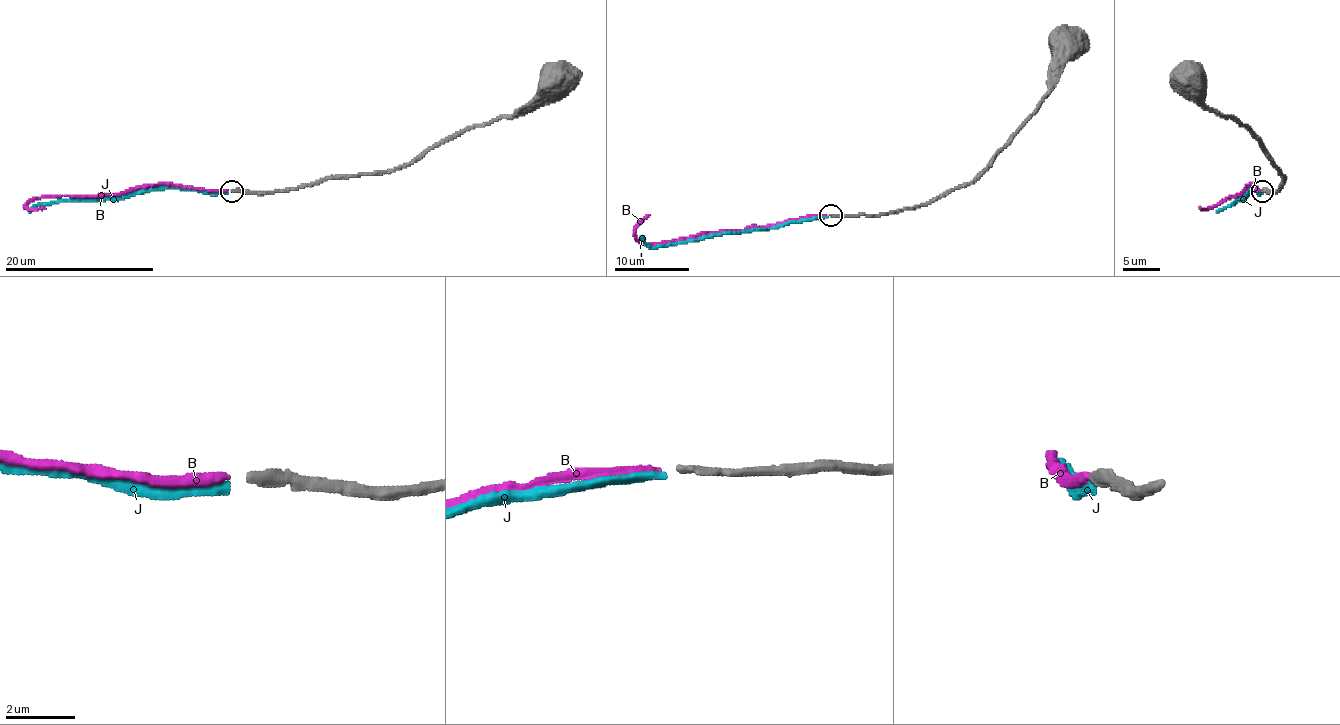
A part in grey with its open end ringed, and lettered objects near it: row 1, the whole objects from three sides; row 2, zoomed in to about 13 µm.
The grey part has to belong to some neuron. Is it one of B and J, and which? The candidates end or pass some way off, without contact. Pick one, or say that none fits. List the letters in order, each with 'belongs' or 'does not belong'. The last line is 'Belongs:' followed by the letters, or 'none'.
B: belongs
J: does not belong
Belongs: B

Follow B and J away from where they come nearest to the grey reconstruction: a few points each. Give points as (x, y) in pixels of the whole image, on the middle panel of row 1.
B: (826, 215), (806, 215), (766, 226), (705, 231), (641, 245), (635, 228), (650, 215)
J: (827, 217), (789, 220), (772, 228), (703, 235), (656, 246), (649, 246), (640, 235)

